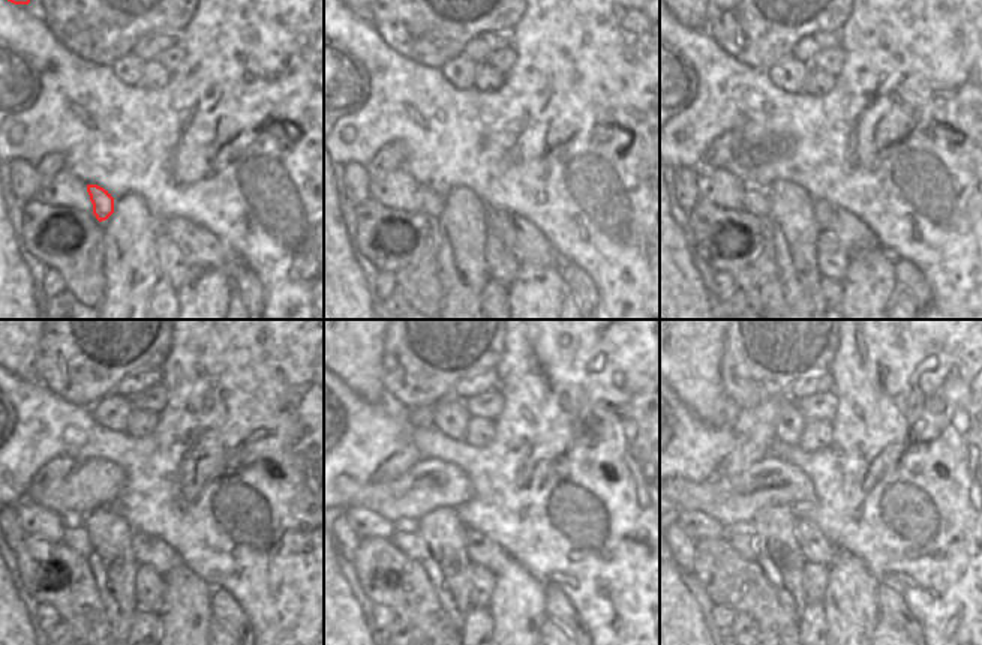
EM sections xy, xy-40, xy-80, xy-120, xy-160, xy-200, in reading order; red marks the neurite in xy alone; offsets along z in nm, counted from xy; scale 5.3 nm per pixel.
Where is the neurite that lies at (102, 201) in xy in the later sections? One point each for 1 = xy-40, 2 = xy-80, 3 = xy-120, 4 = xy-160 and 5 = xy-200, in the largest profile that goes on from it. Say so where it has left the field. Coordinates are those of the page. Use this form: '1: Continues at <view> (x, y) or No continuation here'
1: Continues at xy-40 (431, 203)
2: Continues at xy-80 (756, 201)
3: Continues at xy-120 (75, 536)
4: Continues at xy-160 (407, 539)
5: Continues at xy-200 (742, 540).

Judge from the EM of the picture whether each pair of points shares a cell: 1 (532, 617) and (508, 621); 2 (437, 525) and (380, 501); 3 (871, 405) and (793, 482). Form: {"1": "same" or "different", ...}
{"1": "same", "2": "different", "3": "different"}

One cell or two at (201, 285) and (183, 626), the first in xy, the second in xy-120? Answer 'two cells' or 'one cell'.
one cell

